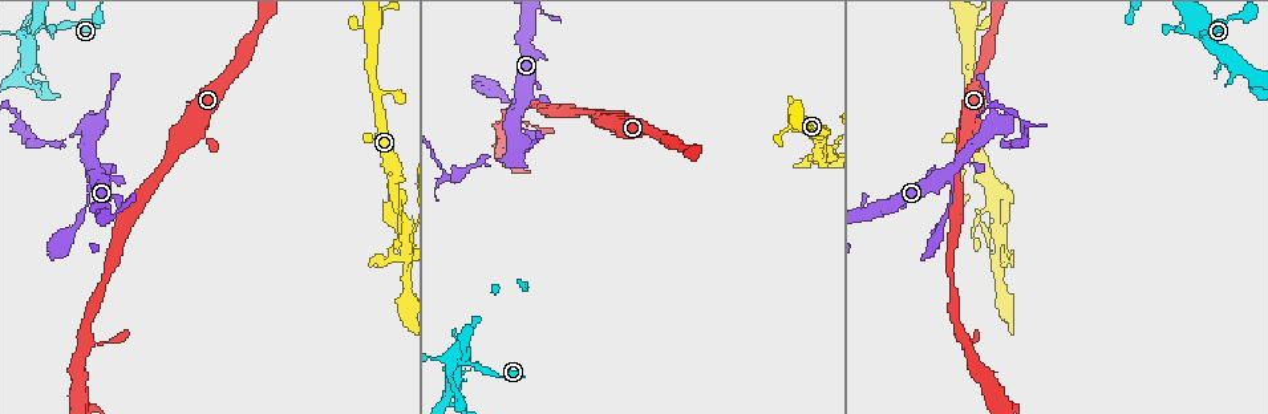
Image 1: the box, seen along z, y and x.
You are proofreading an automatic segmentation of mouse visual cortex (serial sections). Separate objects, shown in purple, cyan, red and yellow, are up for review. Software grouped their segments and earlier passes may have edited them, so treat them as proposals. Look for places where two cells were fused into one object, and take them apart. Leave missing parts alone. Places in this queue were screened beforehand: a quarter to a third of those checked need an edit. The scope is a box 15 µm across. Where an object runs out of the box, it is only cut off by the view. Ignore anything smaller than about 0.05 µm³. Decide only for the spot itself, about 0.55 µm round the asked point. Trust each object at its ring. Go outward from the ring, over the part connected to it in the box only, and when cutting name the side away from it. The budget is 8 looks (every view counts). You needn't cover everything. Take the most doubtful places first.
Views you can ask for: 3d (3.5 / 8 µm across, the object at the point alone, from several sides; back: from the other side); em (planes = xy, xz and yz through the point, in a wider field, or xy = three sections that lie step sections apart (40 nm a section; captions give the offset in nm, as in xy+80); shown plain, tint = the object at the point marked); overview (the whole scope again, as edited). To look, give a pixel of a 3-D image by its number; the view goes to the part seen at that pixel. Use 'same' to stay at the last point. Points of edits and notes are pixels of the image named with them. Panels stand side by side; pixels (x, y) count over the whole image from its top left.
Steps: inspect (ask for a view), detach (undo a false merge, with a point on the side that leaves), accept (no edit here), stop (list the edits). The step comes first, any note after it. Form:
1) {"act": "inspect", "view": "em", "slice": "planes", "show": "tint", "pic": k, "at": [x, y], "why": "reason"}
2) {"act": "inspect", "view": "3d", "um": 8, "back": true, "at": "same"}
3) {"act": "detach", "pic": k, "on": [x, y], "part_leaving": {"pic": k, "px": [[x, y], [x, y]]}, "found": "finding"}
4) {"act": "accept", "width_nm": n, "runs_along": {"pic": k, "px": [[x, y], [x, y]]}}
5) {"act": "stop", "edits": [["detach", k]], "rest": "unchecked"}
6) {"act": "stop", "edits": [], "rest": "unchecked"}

{"act": "inspect", "view": "3d", "um": 8, "pic": 1, "at": [71, 137], "why": "thick turns thin"}

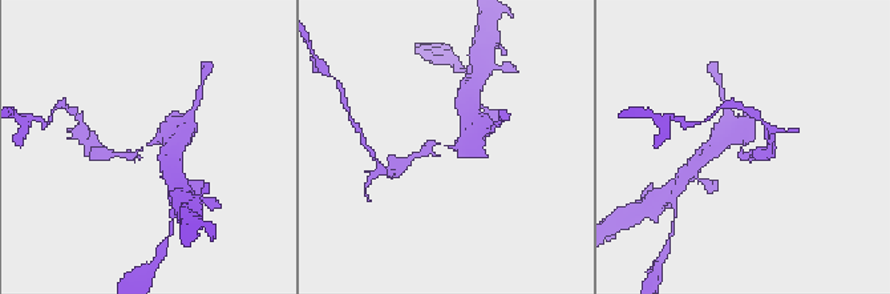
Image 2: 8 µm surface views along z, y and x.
{"act": "inspect", "view": "3d", "um": 3.5, "back": true, "pic": 2, "at": [451, 146]}

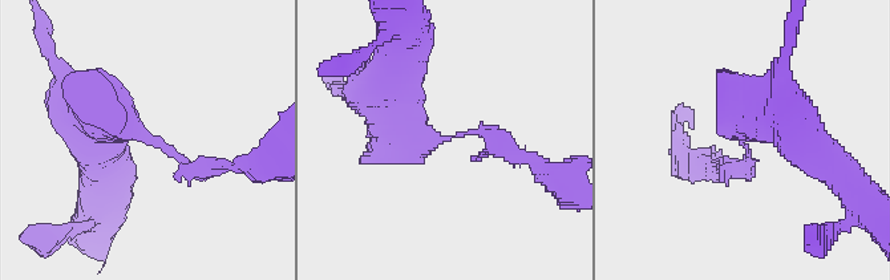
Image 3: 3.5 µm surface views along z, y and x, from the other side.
{"act": "inspect", "view": "em", "slice": "planes", "show": "tint", "pic": 3, "at": [741, 141], "arm_widths_nm": [200, 500], "why": "now the EM"}

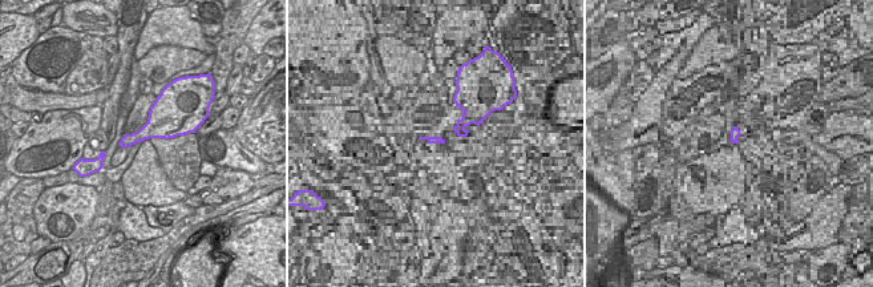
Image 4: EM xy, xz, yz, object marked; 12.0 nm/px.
{"act": "accept", "runs_along": {"pic": 3, "px": [[388, 102], [421, 140], [482, 133], [528, 159]]}, "found": "all the same cell"}

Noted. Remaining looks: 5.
{"act": "inspect", "view": "3d", "um": 8, "pic": 1, "at": [991, 183], "why": "arms part here"}

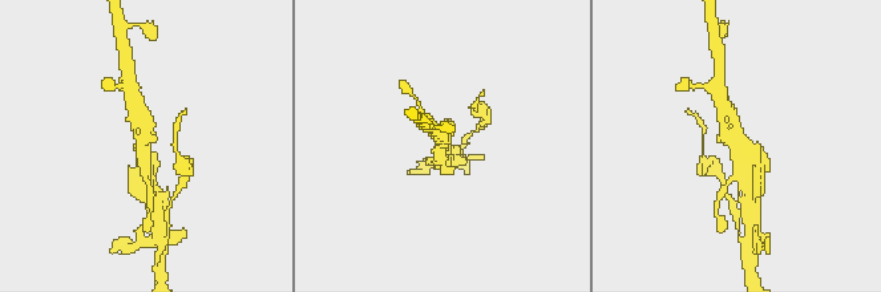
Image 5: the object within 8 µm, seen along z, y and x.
{"act": "inspect", "view": "em", "slice": "xy", "step": 1, "show": "tint", "pic": 5, "at": [442, 147], "why": "shape alone is not enough"}

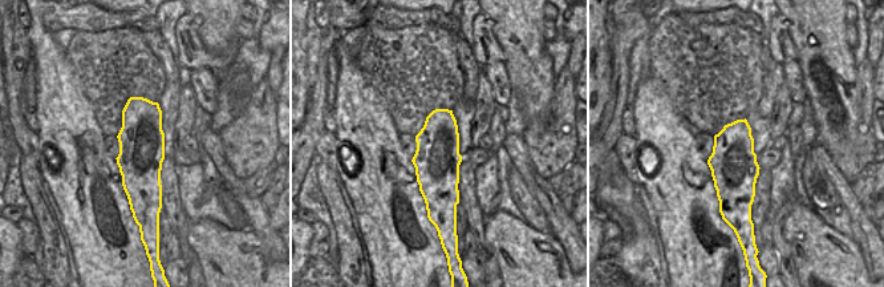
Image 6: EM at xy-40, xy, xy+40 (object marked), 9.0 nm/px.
{"act": "accept", "runs_along": {"pic": 5, "px": [[728, 110], [756, 159], [758, 178]]}, "found": "all the same cell"}

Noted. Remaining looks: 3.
{"act": "inspect", "view": "3d", "um": 3.5, "pic": 1, "at": [1003, 258], "why": "three arms meet"}

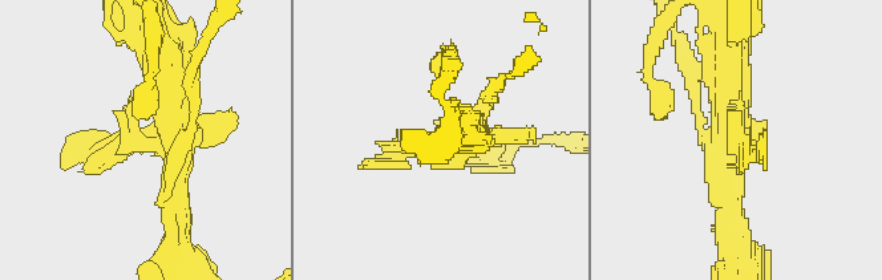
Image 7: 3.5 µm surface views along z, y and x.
{"act": "inspect", "view": "em", "slice": "planes", "show": "tint", "pic": 7, "at": [163, 141]}

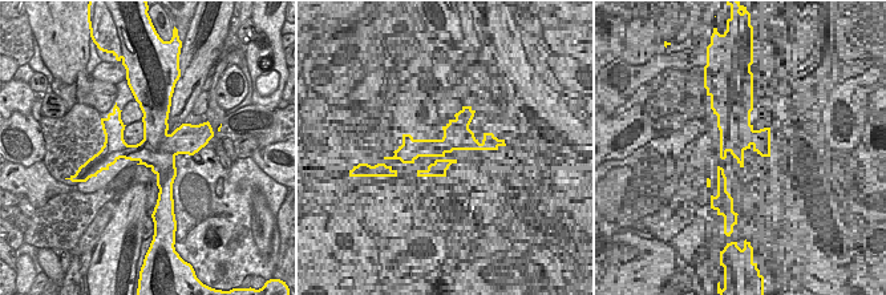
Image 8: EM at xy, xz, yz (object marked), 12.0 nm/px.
{"act": "inspect", "view": "em", "slice": "xy", "step": 1, "show": "tint", "at": "same"}

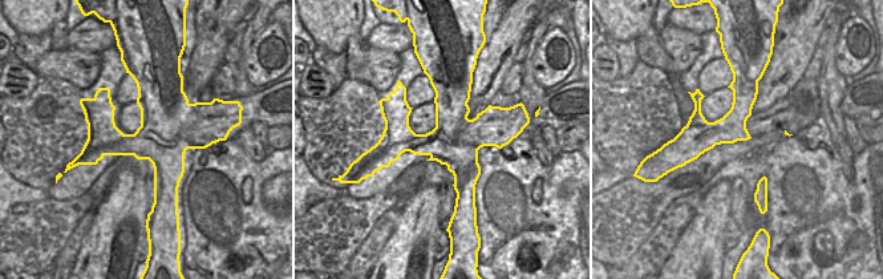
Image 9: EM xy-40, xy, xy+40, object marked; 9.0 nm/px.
{"act": "detach", "pic": 7, "on": [692, 84], "part_leaving": {"pic": 7, "px": [[699, 126], [696, 77], [675, 28]]}, "found": "two cells meet here"}

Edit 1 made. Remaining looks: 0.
{"act": "stop", "edits": [["detach", 7]], "rest": "unchecked"}

